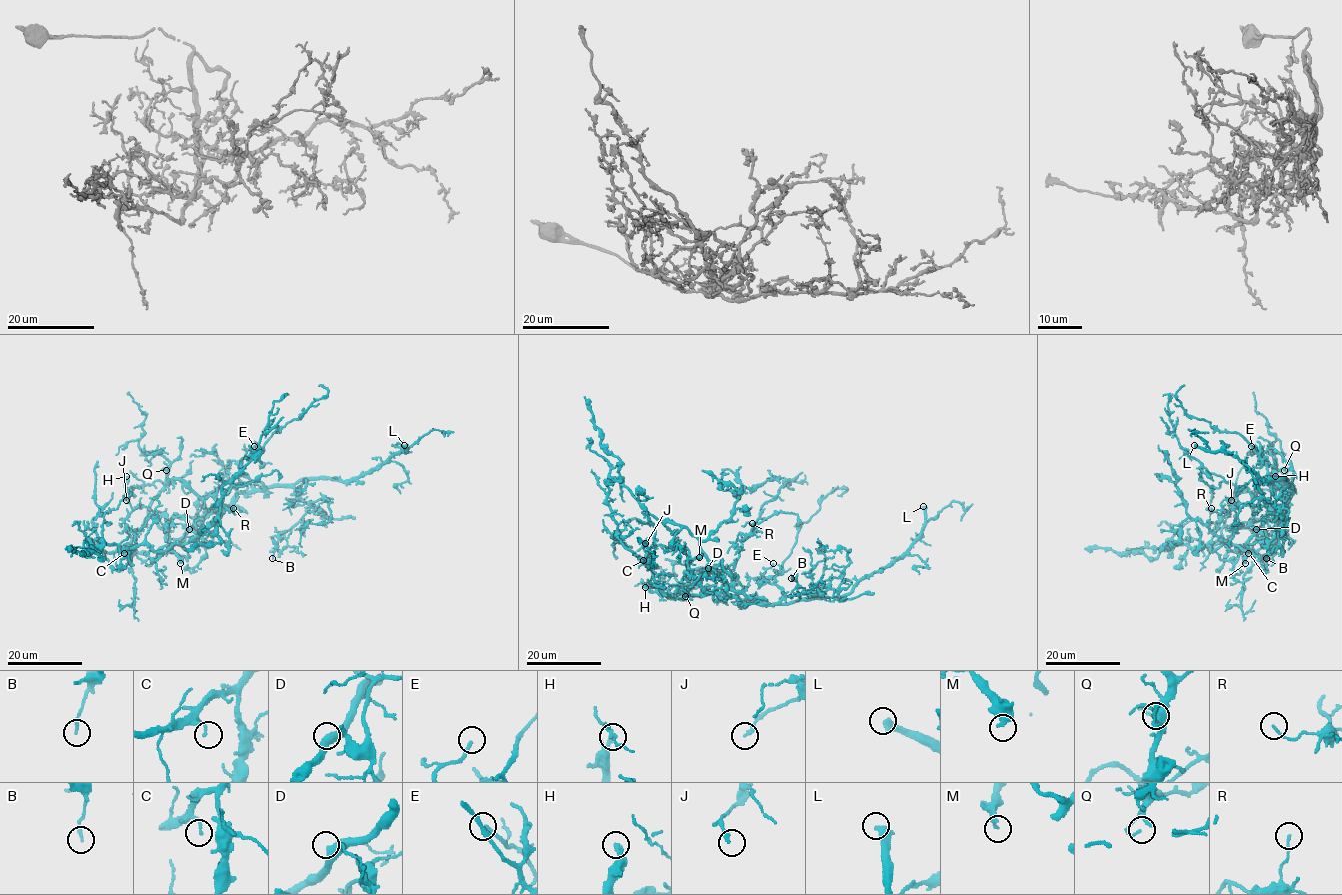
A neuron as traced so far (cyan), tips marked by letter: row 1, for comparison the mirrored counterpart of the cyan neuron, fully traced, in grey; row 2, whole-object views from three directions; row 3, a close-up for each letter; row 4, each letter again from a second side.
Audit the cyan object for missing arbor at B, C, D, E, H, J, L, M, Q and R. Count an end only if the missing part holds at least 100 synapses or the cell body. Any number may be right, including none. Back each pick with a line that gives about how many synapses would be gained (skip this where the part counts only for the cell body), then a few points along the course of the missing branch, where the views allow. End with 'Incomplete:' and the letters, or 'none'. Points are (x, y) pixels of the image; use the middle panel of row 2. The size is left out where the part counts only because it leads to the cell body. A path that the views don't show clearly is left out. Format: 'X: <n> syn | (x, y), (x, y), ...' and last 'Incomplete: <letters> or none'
L: 100 syn | (923, 506), (912, 454), (890, 409), (871, 392), (843, 384), (825, 361), (830, 358), (832, 365)
Incomplete: L

